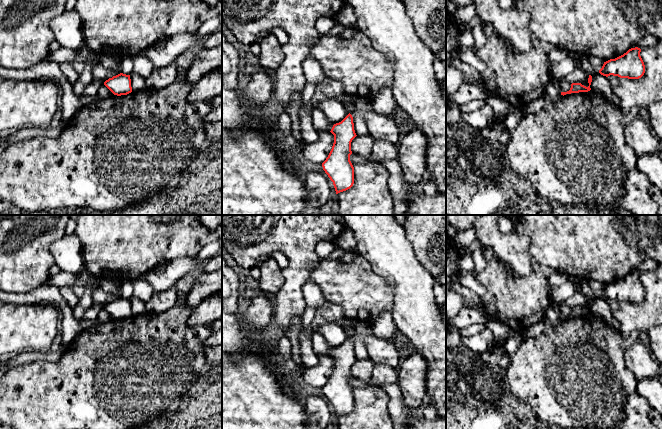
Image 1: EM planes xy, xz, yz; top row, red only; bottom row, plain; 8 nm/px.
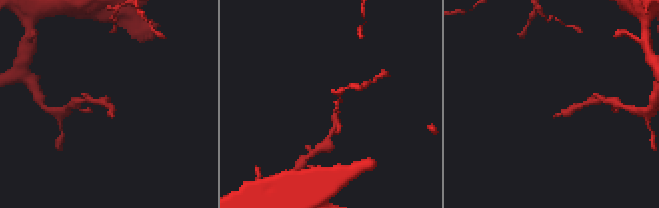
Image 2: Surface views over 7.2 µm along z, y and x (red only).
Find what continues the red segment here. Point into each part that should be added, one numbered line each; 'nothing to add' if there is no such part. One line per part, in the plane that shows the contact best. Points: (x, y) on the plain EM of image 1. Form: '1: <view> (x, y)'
1: yz (534, 331)

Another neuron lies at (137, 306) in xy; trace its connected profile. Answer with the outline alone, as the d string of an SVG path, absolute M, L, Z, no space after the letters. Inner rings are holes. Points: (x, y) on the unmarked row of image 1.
M131 297L130 303L131 303L131 311L133 316L146 313L145 303L142 302L140 299Z

